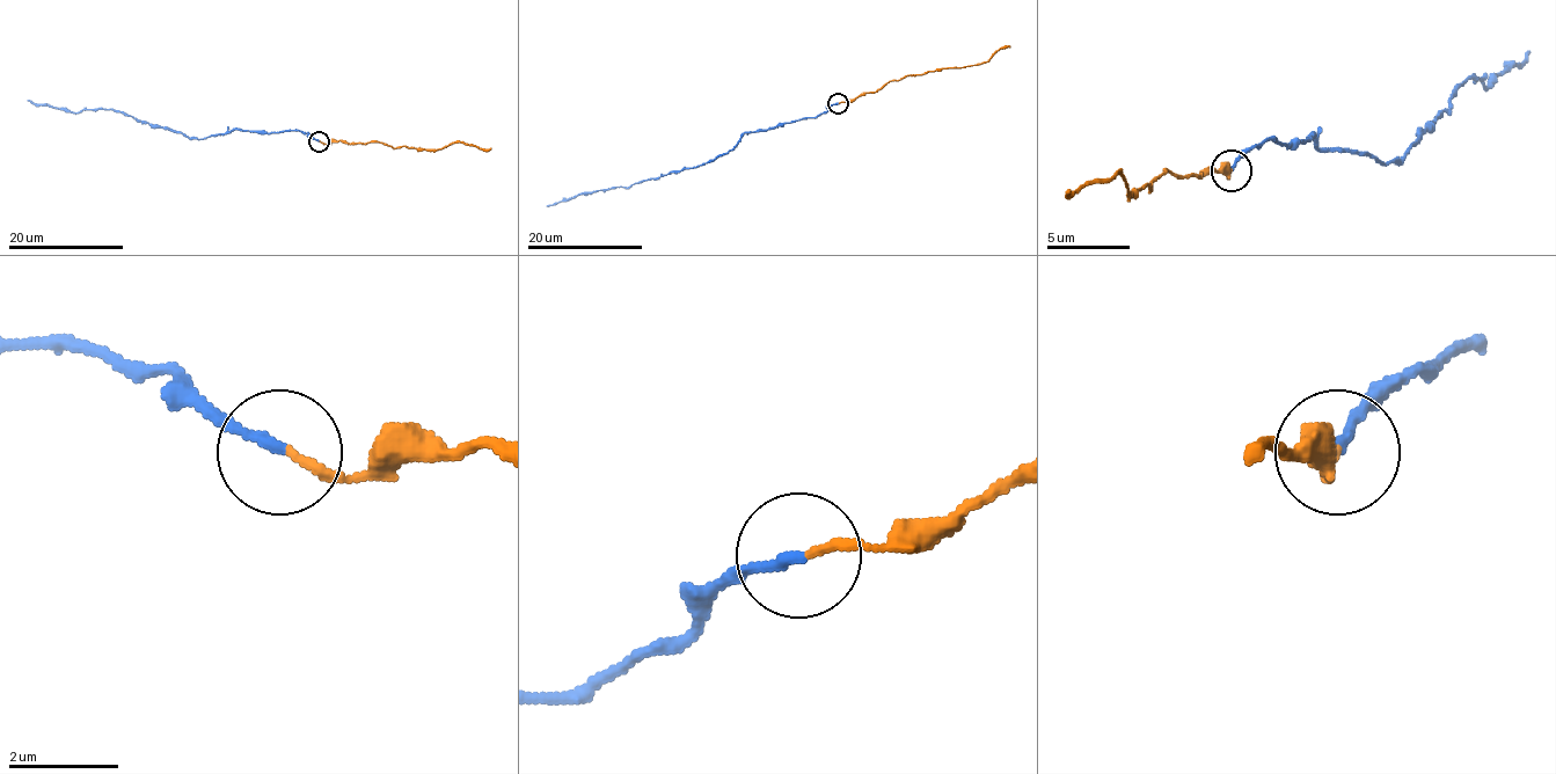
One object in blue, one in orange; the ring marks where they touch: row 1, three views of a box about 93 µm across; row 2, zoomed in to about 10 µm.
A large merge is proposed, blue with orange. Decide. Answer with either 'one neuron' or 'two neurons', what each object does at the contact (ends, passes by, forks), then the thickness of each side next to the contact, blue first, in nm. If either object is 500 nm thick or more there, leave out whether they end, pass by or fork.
two neurons; blue ends there; orange ends there; 190 nm thick on the blue side, 160 nm on the other

